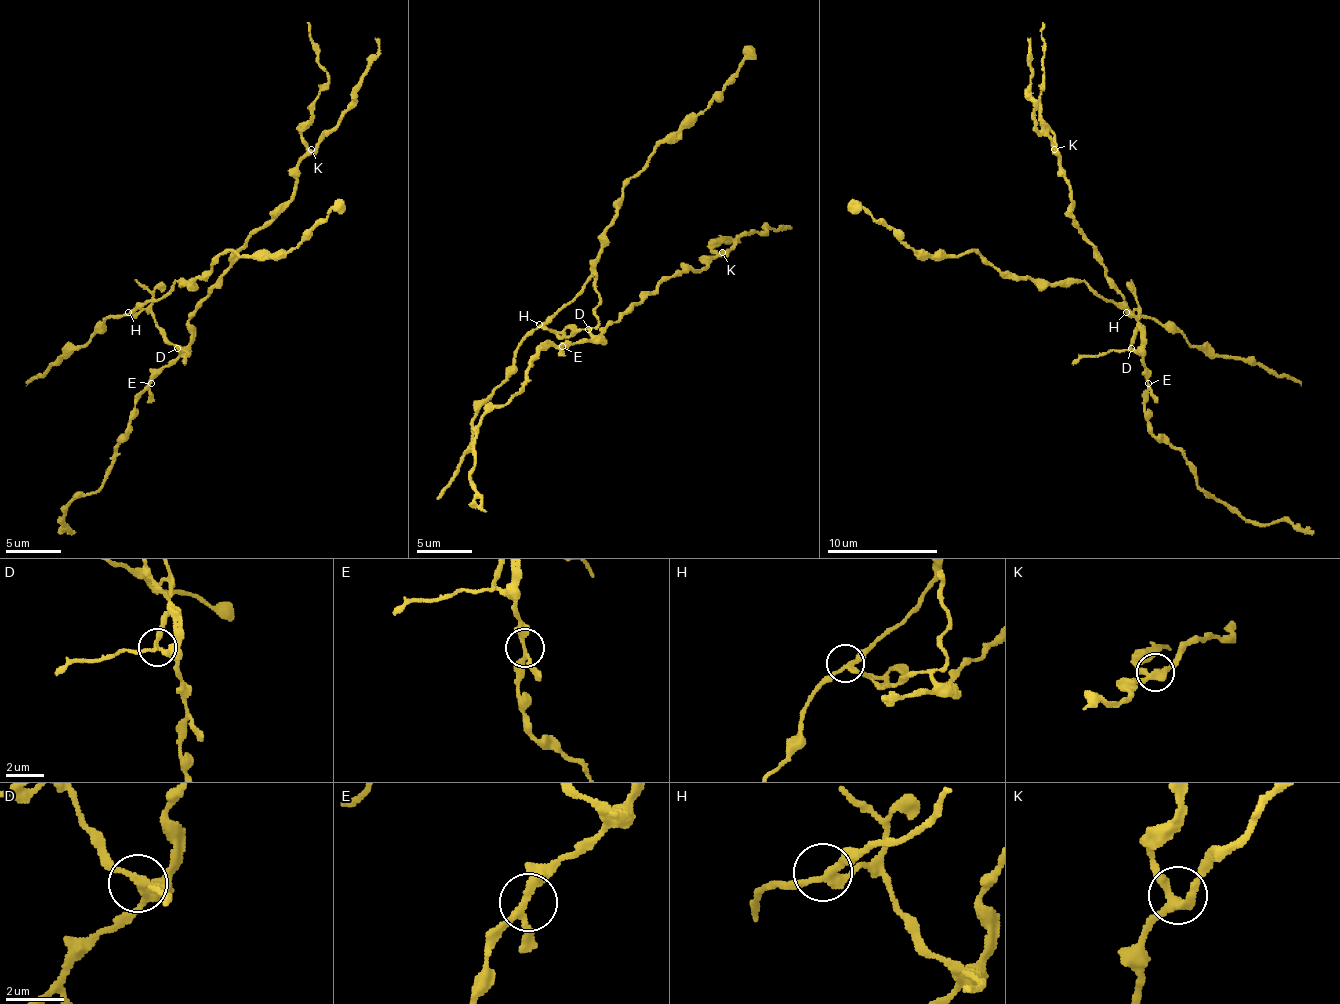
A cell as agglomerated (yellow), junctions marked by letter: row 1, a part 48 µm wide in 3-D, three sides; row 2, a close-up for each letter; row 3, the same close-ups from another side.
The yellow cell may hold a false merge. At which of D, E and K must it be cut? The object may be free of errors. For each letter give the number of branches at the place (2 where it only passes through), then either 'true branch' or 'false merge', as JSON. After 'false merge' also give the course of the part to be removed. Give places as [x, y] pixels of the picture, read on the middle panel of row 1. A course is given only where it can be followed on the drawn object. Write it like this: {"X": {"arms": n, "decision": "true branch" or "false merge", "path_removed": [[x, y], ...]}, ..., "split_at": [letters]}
{"D": {"arms": 3, "decision": "false merge", "path_removed": [[589, 330], [562, 338], [545, 324], [589, 280], [622, 186], [661, 142], [697, 117], [752, 45]]}, "E": {"arms": 3, "decision": "true branch"}, "K": {"arms": 3, "decision": "true branch"}, "split_at": ["D"]}

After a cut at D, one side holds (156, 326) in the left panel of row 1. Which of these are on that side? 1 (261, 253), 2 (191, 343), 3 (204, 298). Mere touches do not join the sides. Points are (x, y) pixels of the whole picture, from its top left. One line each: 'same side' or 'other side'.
1: same side
2: other side
3: other side

